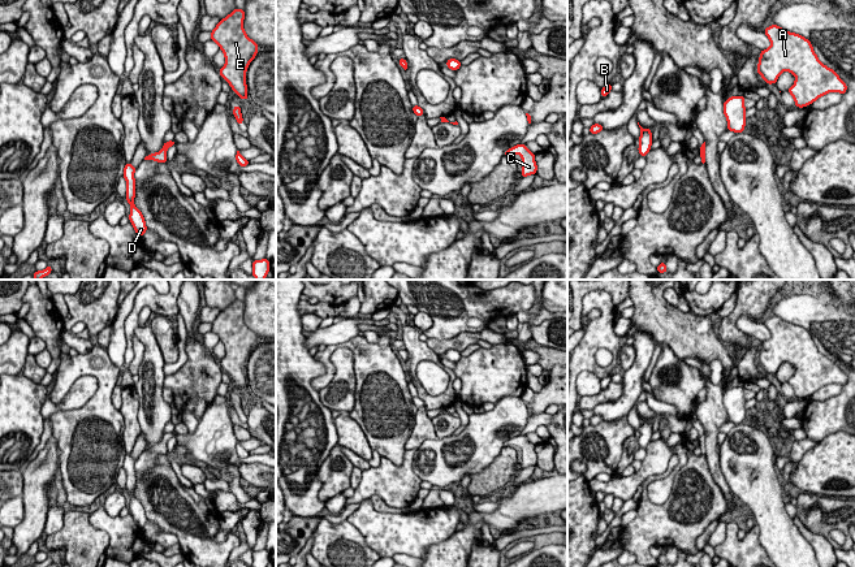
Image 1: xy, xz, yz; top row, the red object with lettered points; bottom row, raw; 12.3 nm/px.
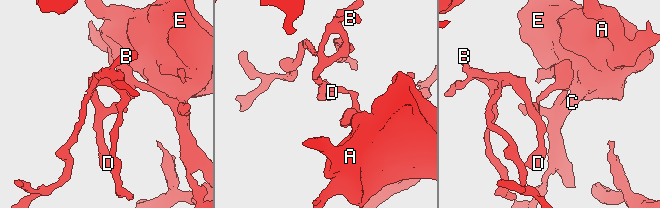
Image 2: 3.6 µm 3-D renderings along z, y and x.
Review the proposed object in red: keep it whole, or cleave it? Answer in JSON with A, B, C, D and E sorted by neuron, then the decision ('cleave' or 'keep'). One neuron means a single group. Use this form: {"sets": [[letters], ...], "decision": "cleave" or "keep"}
{"sets": [["A", "B", "C", "D", "E"]], "decision": "keep"}

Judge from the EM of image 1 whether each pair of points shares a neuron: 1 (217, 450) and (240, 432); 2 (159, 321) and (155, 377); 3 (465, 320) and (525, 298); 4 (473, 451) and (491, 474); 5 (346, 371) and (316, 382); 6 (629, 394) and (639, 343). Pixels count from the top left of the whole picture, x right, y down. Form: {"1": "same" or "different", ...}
{"1": "different", "2": "different", "3": "same", "4": "different", "5": "different", "6": "same"}

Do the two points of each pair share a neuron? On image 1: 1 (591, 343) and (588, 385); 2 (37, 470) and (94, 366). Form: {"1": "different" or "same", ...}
{"1": "different", "2": "different"}

